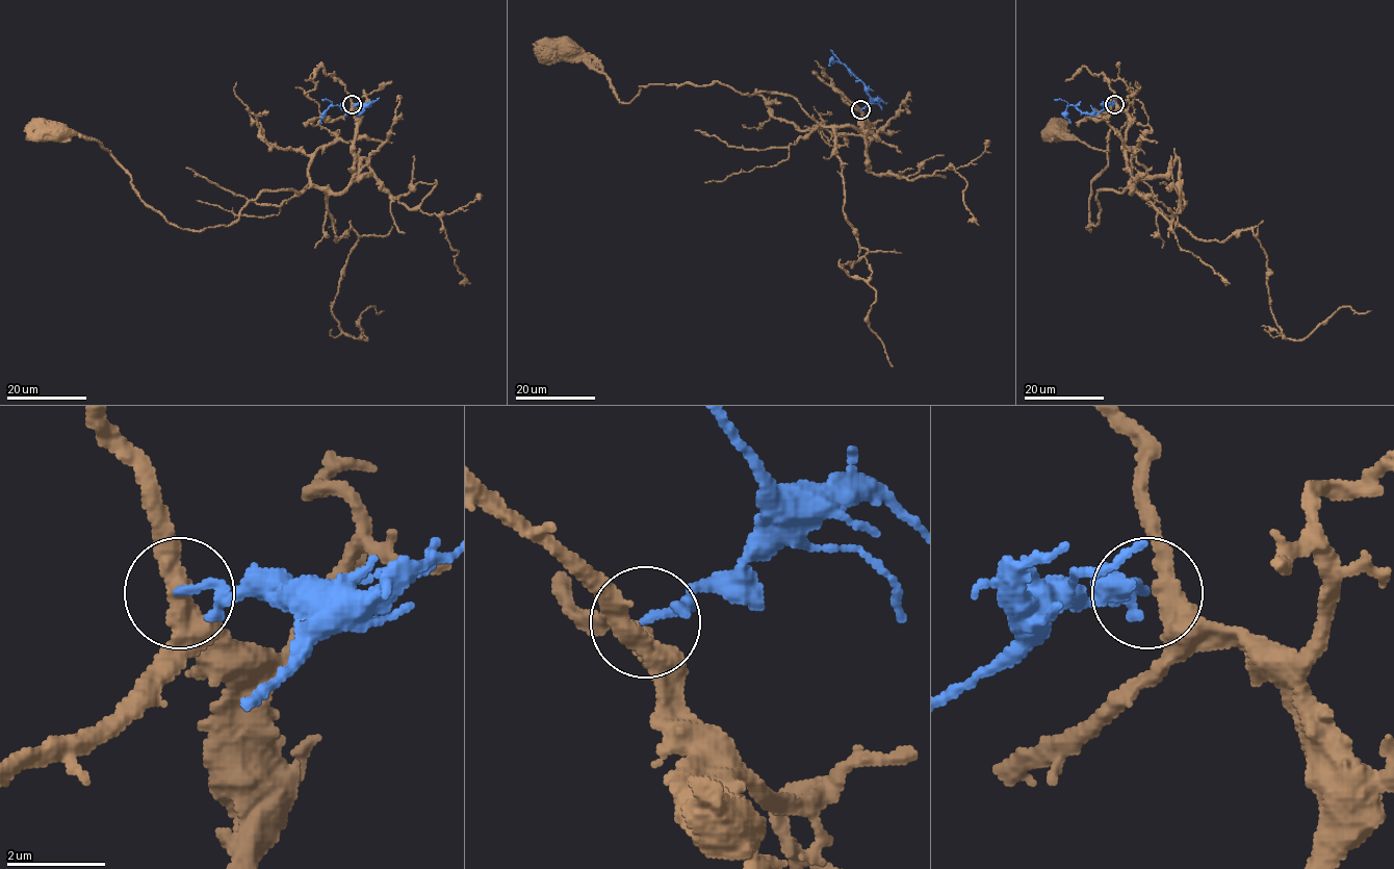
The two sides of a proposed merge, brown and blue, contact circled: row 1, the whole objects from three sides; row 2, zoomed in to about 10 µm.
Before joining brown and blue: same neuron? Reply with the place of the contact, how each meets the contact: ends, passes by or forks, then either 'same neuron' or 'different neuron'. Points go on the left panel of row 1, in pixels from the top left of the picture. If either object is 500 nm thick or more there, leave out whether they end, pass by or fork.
place (352, 104); brown passes by; blue passes by; same neuron

